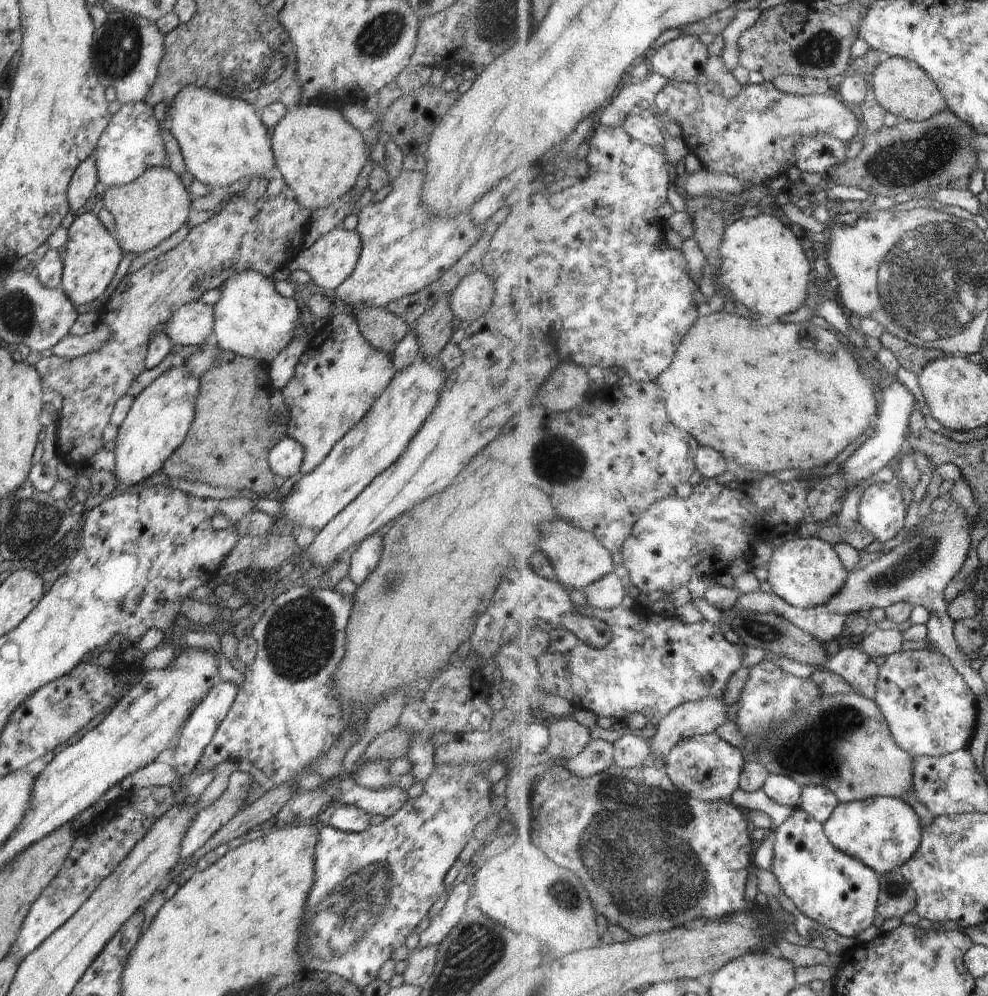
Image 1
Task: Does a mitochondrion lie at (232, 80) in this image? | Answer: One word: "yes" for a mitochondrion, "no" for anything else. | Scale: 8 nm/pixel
yes

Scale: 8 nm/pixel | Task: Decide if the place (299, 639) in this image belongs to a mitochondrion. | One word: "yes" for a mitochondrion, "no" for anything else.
yes

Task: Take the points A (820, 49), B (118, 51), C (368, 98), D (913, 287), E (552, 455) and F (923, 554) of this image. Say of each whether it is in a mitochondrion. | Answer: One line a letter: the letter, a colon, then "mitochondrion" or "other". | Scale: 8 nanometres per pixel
A: mitochondrion
B: mitochondrion
C: other
D: mitochondrion
E: mitochondrion
F: mitochondrion

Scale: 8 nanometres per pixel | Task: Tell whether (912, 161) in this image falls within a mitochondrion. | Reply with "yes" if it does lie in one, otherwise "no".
yes

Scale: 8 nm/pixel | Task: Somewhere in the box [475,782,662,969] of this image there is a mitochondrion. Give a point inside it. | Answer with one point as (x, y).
(566, 893)

